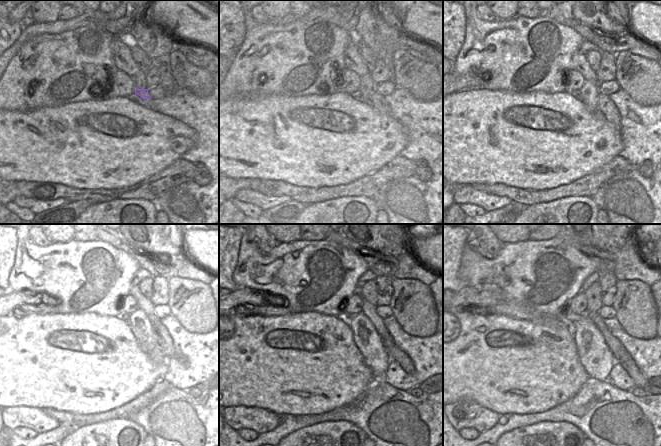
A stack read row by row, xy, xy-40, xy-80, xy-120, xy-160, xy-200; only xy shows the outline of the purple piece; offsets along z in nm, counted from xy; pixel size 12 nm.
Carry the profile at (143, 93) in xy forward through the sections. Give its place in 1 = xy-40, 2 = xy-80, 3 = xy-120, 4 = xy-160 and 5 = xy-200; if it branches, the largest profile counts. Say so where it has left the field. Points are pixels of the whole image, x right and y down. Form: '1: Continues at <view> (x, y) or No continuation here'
1: Continues at xy-40 (377, 101)
2: Continues at xy-80 (608, 109)
3: Continues at xy-120 (165, 341)
4: Continues at xy-160 (394, 352)
5: Continues at xy-200 (627, 362).

